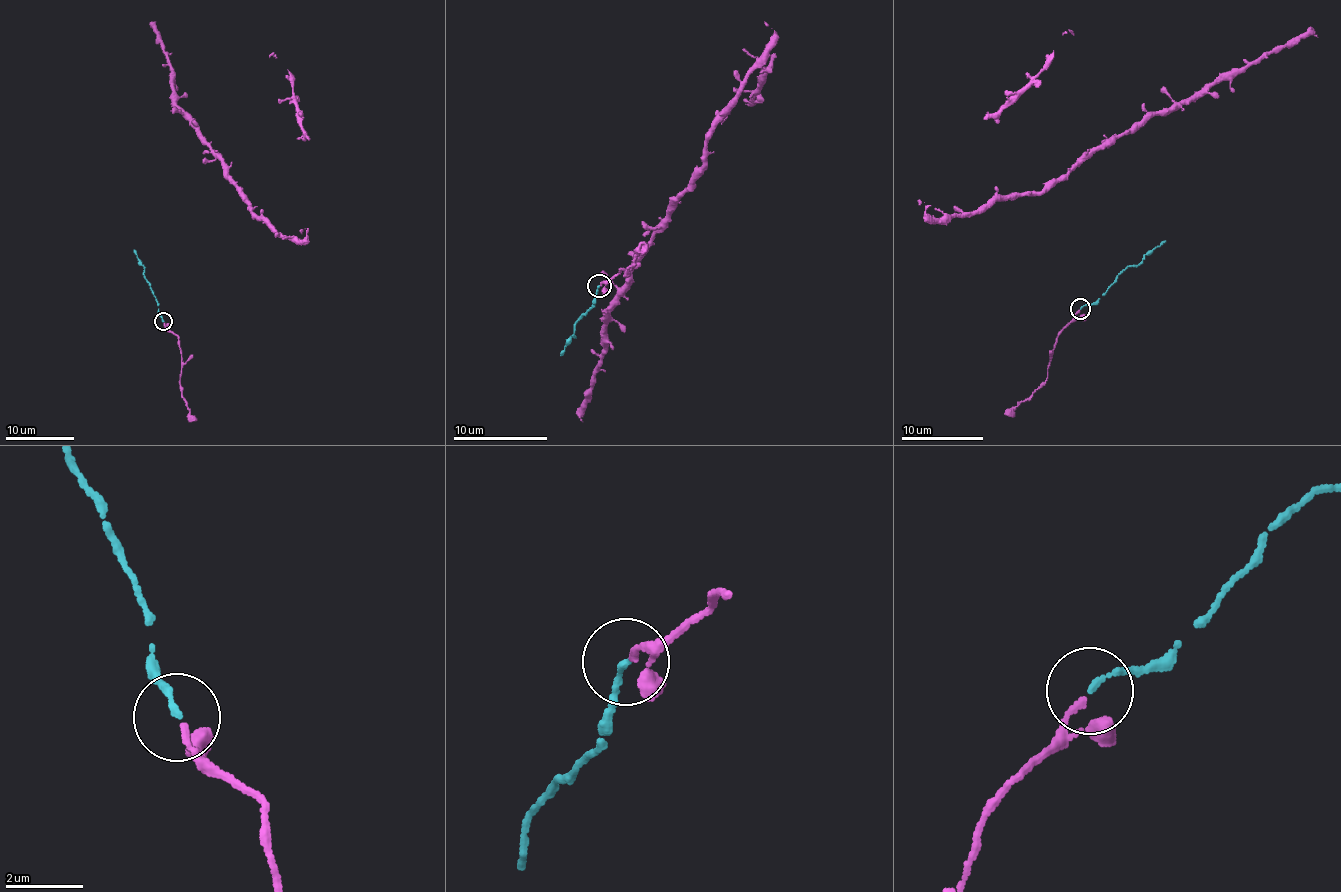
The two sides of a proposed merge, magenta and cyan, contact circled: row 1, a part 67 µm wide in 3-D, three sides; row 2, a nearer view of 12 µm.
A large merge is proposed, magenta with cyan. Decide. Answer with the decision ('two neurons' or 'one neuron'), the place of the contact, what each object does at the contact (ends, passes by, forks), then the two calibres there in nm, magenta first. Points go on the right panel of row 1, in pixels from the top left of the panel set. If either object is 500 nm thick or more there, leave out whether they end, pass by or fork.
one neuron; at (1080, 309); magenta ends there; cyan ends there; 150 nm thick on the magenta side, 160 nm on the other

